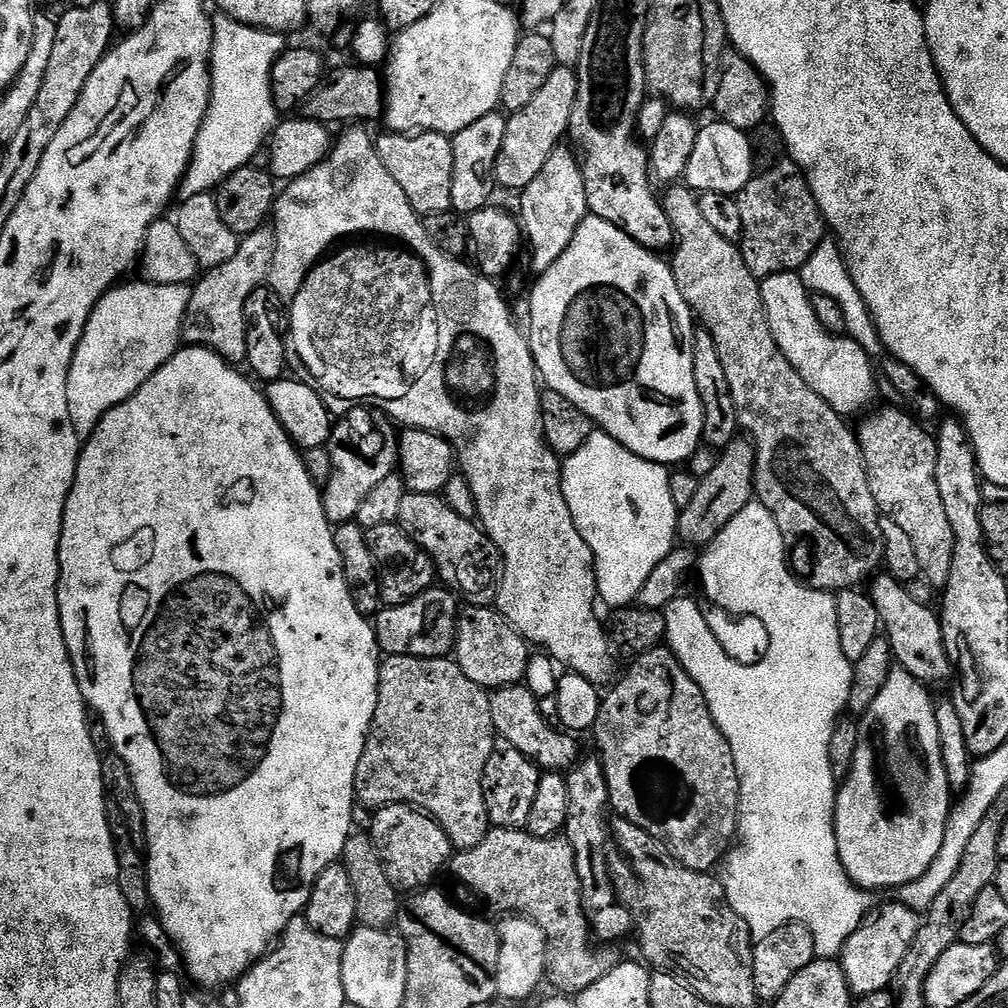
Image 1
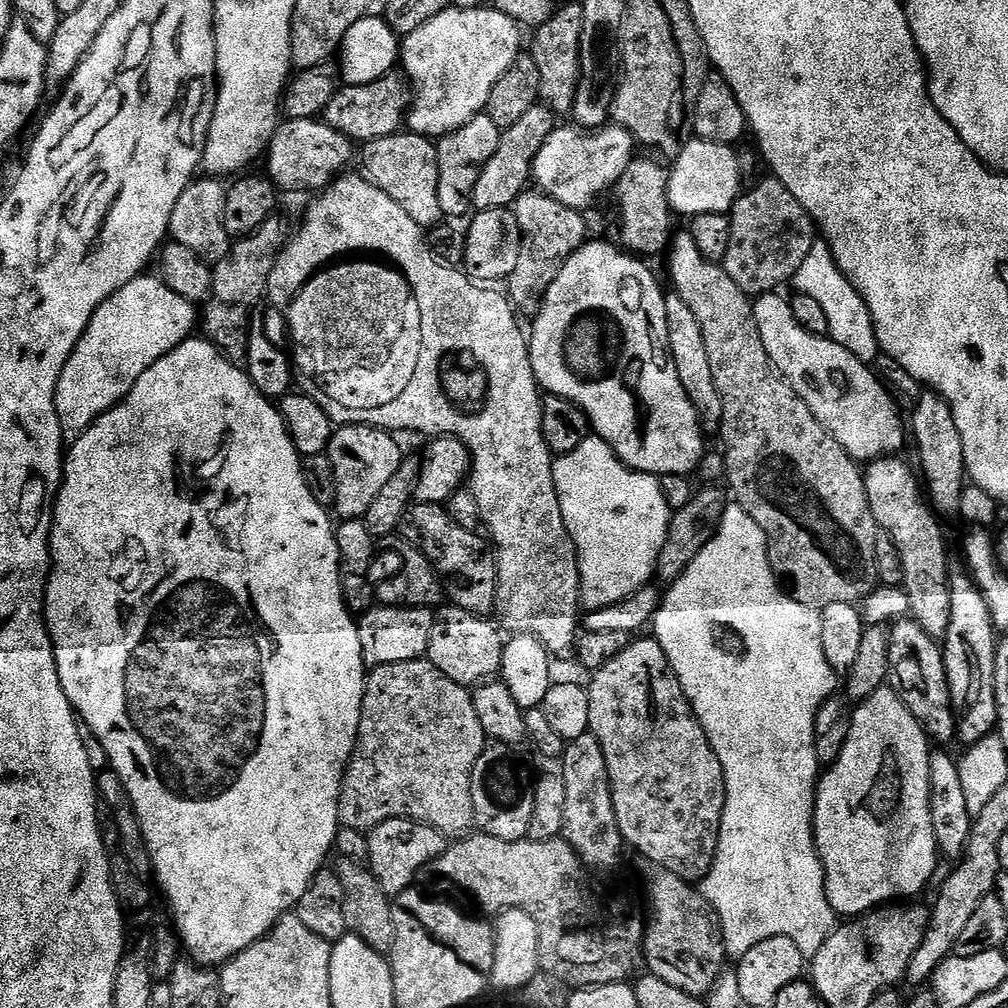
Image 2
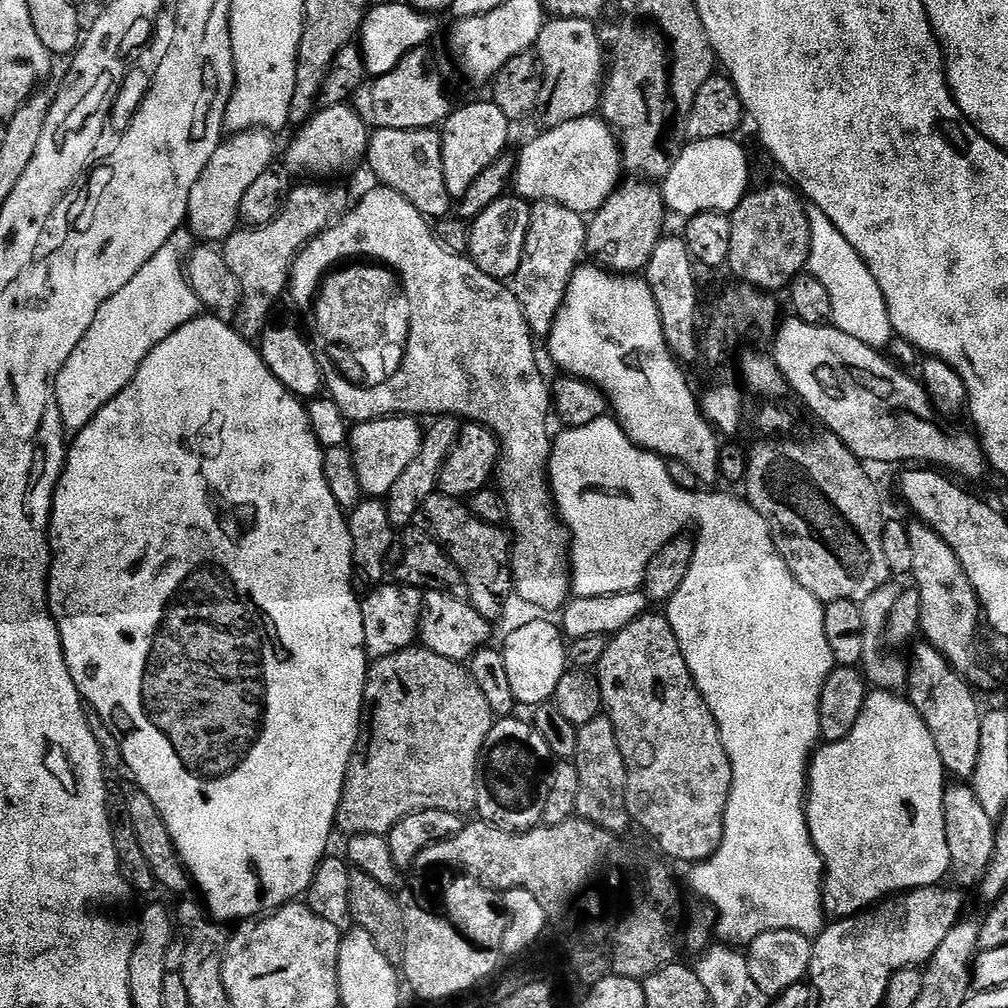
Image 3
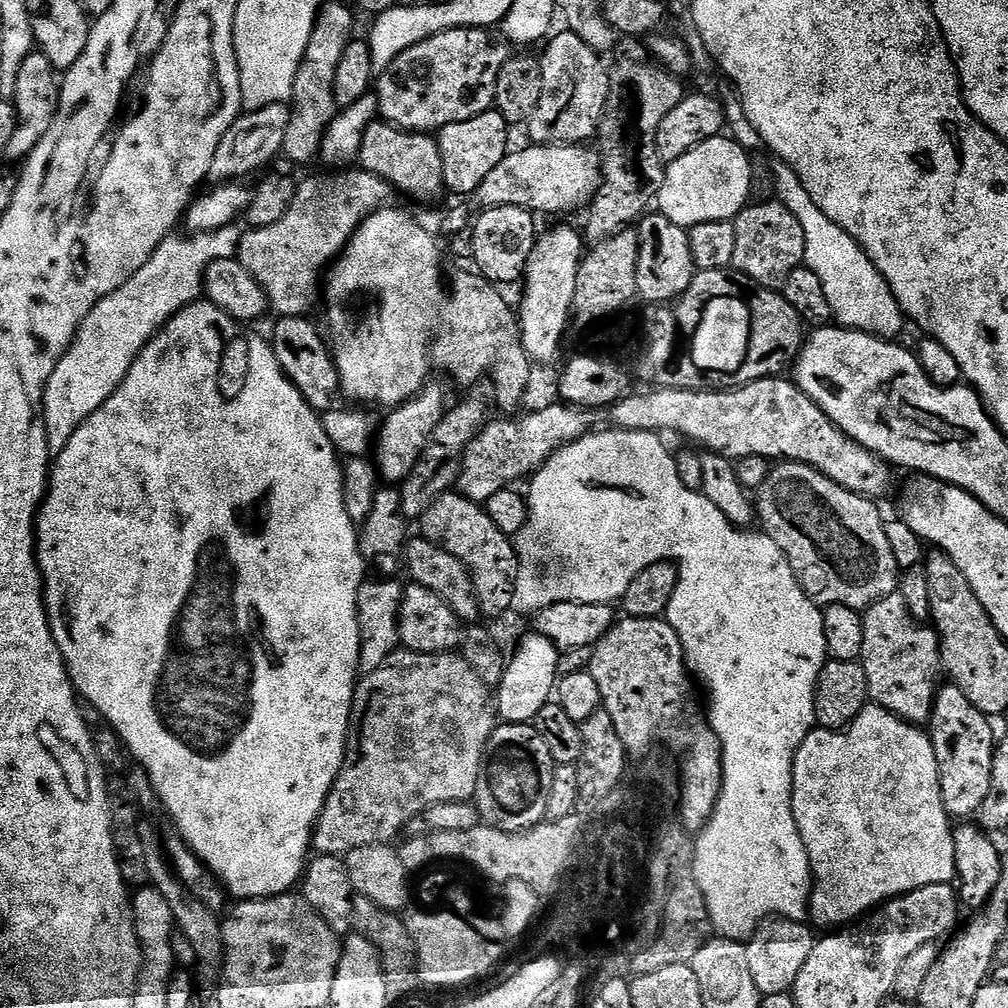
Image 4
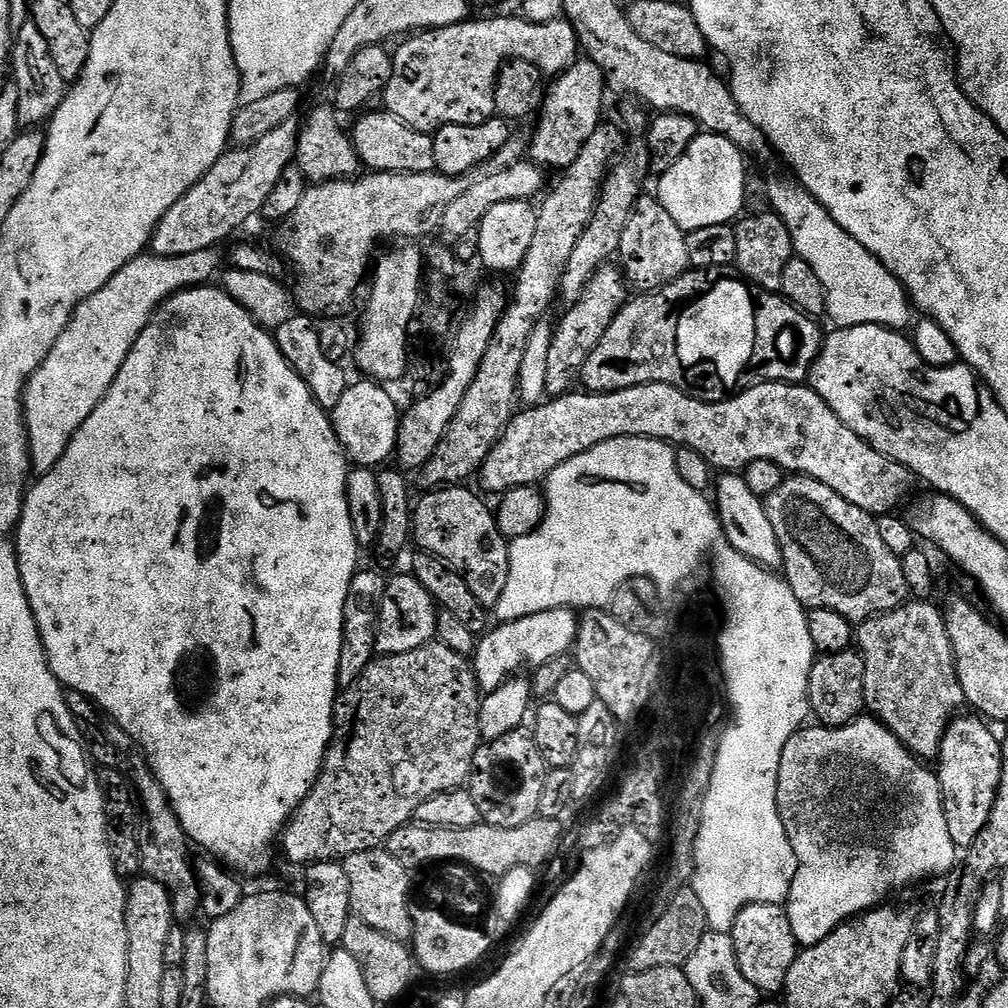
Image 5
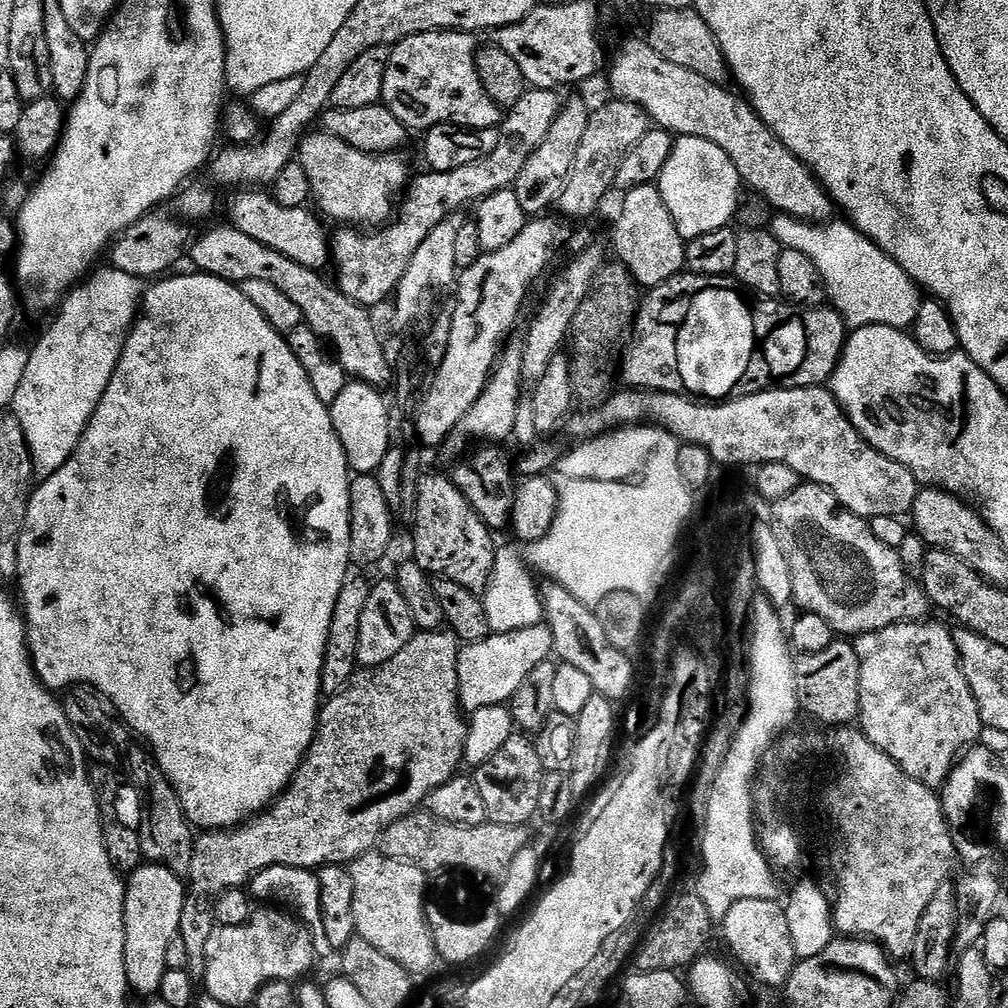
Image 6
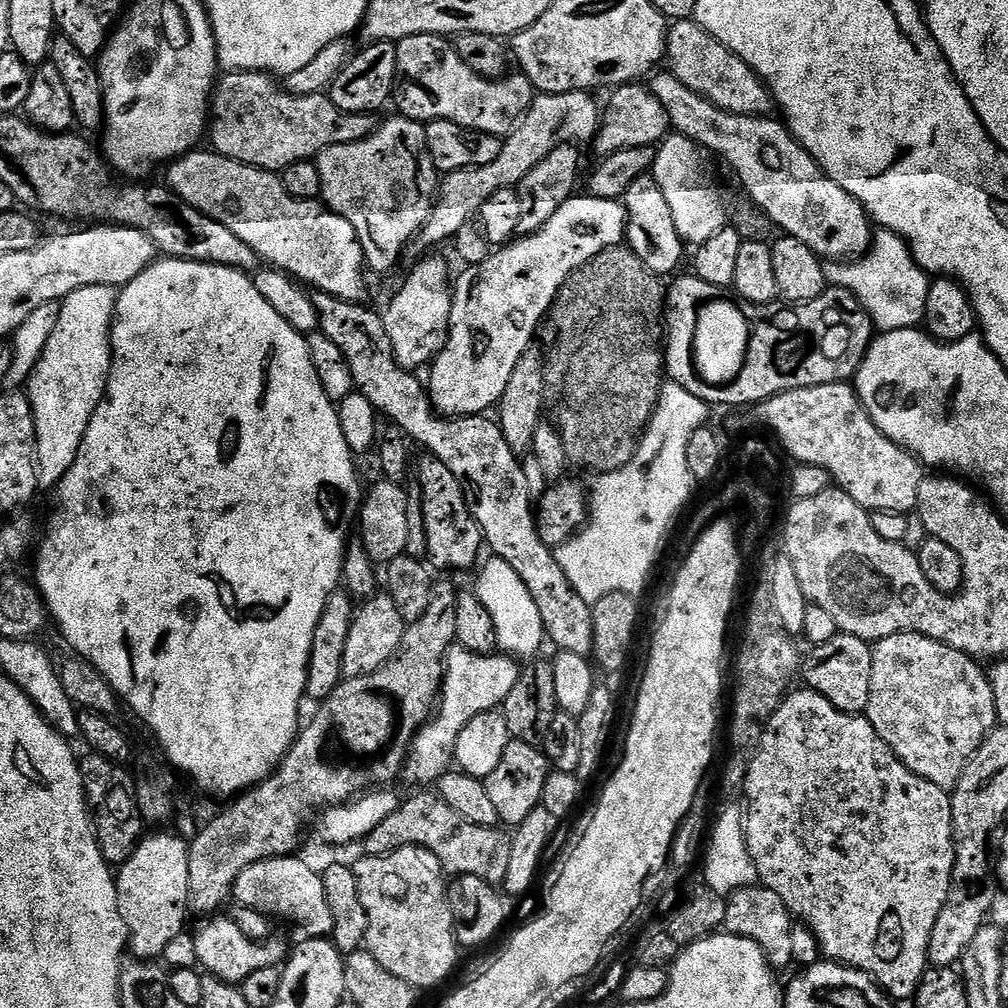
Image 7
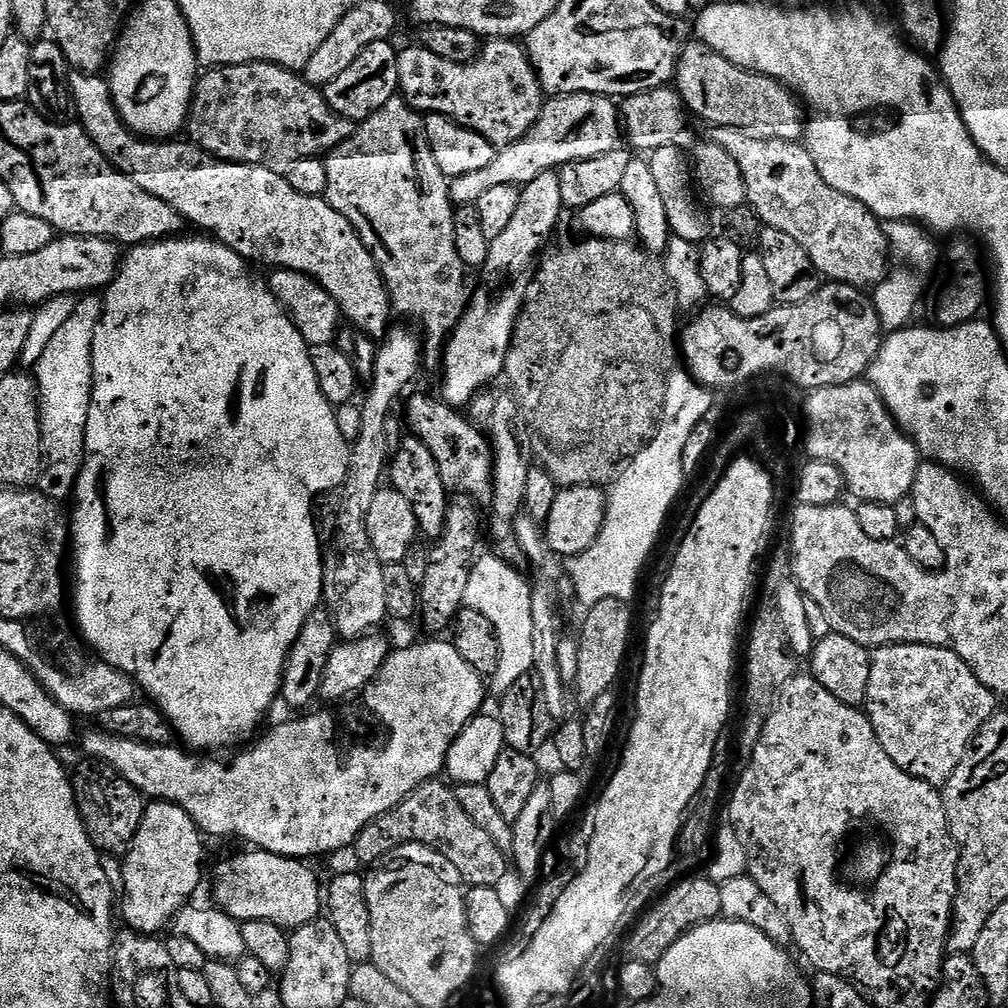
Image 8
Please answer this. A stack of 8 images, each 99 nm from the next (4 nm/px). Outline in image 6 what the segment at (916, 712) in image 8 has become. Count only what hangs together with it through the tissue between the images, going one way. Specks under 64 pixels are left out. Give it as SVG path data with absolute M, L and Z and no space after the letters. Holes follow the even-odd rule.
M908 620L905 624L886 626L882 630L874 630L855 637L856 653L860 659L860 669L862 670L862 678L860 679L860 719L858 724L864 735L870 738L870 742L874 742L874 746L878 746L878 750L886 753L907 776L922 782L927 788L940 790L948 781L948 775L955 768L956 761L979 741L976 739L979 738L980 732L985 731L985 726L980 717L980 707L974 698L974 690L970 690L970 682L966 682L966 674L964 673L964 667L960 664L960 655L956 649L953 633L951 631L947 632L940 624L928 623L919 620Z

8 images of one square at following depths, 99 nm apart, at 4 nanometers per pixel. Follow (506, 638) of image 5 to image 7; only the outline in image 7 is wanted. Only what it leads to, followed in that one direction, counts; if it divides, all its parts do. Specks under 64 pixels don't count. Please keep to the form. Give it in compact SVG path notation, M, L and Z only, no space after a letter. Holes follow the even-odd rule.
M459 646L451 648L444 662L444 678L438 697L438 707L412 741L402 773L403 779L408 779L412 784L420 784L416 786L435 785L443 772L453 767L456 739L463 727L472 718L478 717L478 714L499 709L506 694L514 690L514 682L518 682L520 670L521 665L508 654L479 656Z

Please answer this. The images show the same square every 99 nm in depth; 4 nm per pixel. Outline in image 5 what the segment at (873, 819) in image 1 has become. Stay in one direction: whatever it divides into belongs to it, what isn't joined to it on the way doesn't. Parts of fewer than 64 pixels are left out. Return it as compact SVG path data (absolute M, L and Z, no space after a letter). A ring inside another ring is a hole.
M861 714L860 717L852 721L851 724L847 724L844 728L815 727L805 727L803 730L794 733L790 738L790 742L786 742L786 750L782 752L782 766L778 774L780 817L786 826L786 834L790 838L790 846L794 846L794 854L798 858L798 870L786 901L786 907L790 918L790 927L794 929L794 938L801 949L806 949L818 942L822 942L822 938L830 935L839 924L845 924L847 920L883 905L887 901L884 899L895 888L904 888L907 884L916 884L919 880L930 879L931 876L947 877L948 873L957 867L956 855L958 855L954 838L950 838L950 826L946 826L946 810L942 802L939 778L937 778L935 771L931 767L925 766L917 757L913 756L912 751L889 728L881 724L871 714ZM836 759L840 759L844 763L844 773L841 774L840 780L842 783L848 784L848 788L836 788ZM875 796L880 800L892 800L892 813L885 818L884 829L876 828L875 822L870 817L864 816L863 808L870 807Z

